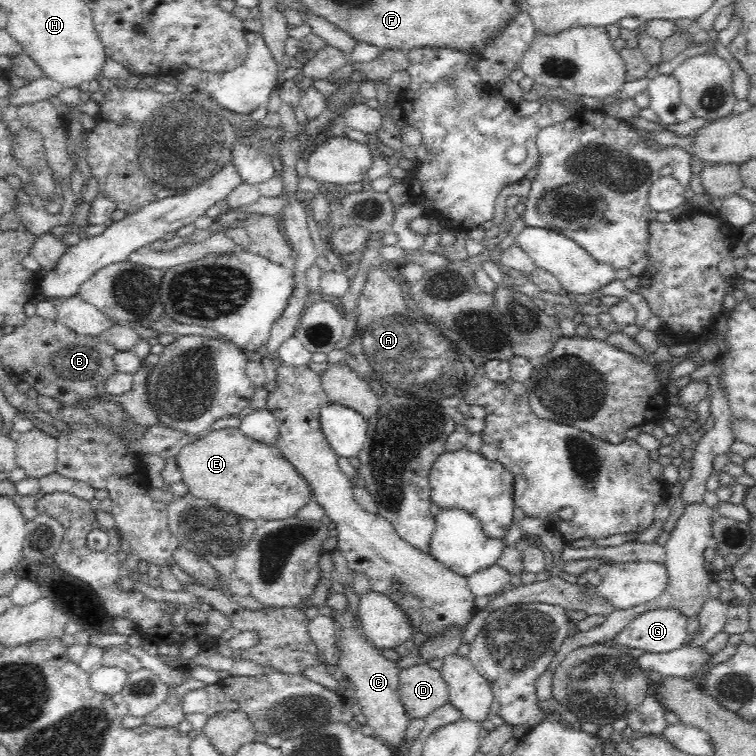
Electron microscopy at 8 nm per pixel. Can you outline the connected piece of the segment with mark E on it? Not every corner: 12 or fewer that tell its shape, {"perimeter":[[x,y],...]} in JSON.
{"perimeter":[[238,427],[179,452],[189,494],[257,524],[296,517],[310,483]]}

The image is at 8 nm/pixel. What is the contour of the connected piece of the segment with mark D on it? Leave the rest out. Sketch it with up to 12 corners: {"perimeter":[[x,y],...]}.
{"perimeter":[[427,662],[399,670],[412,719],[449,702],[445,679]]}

